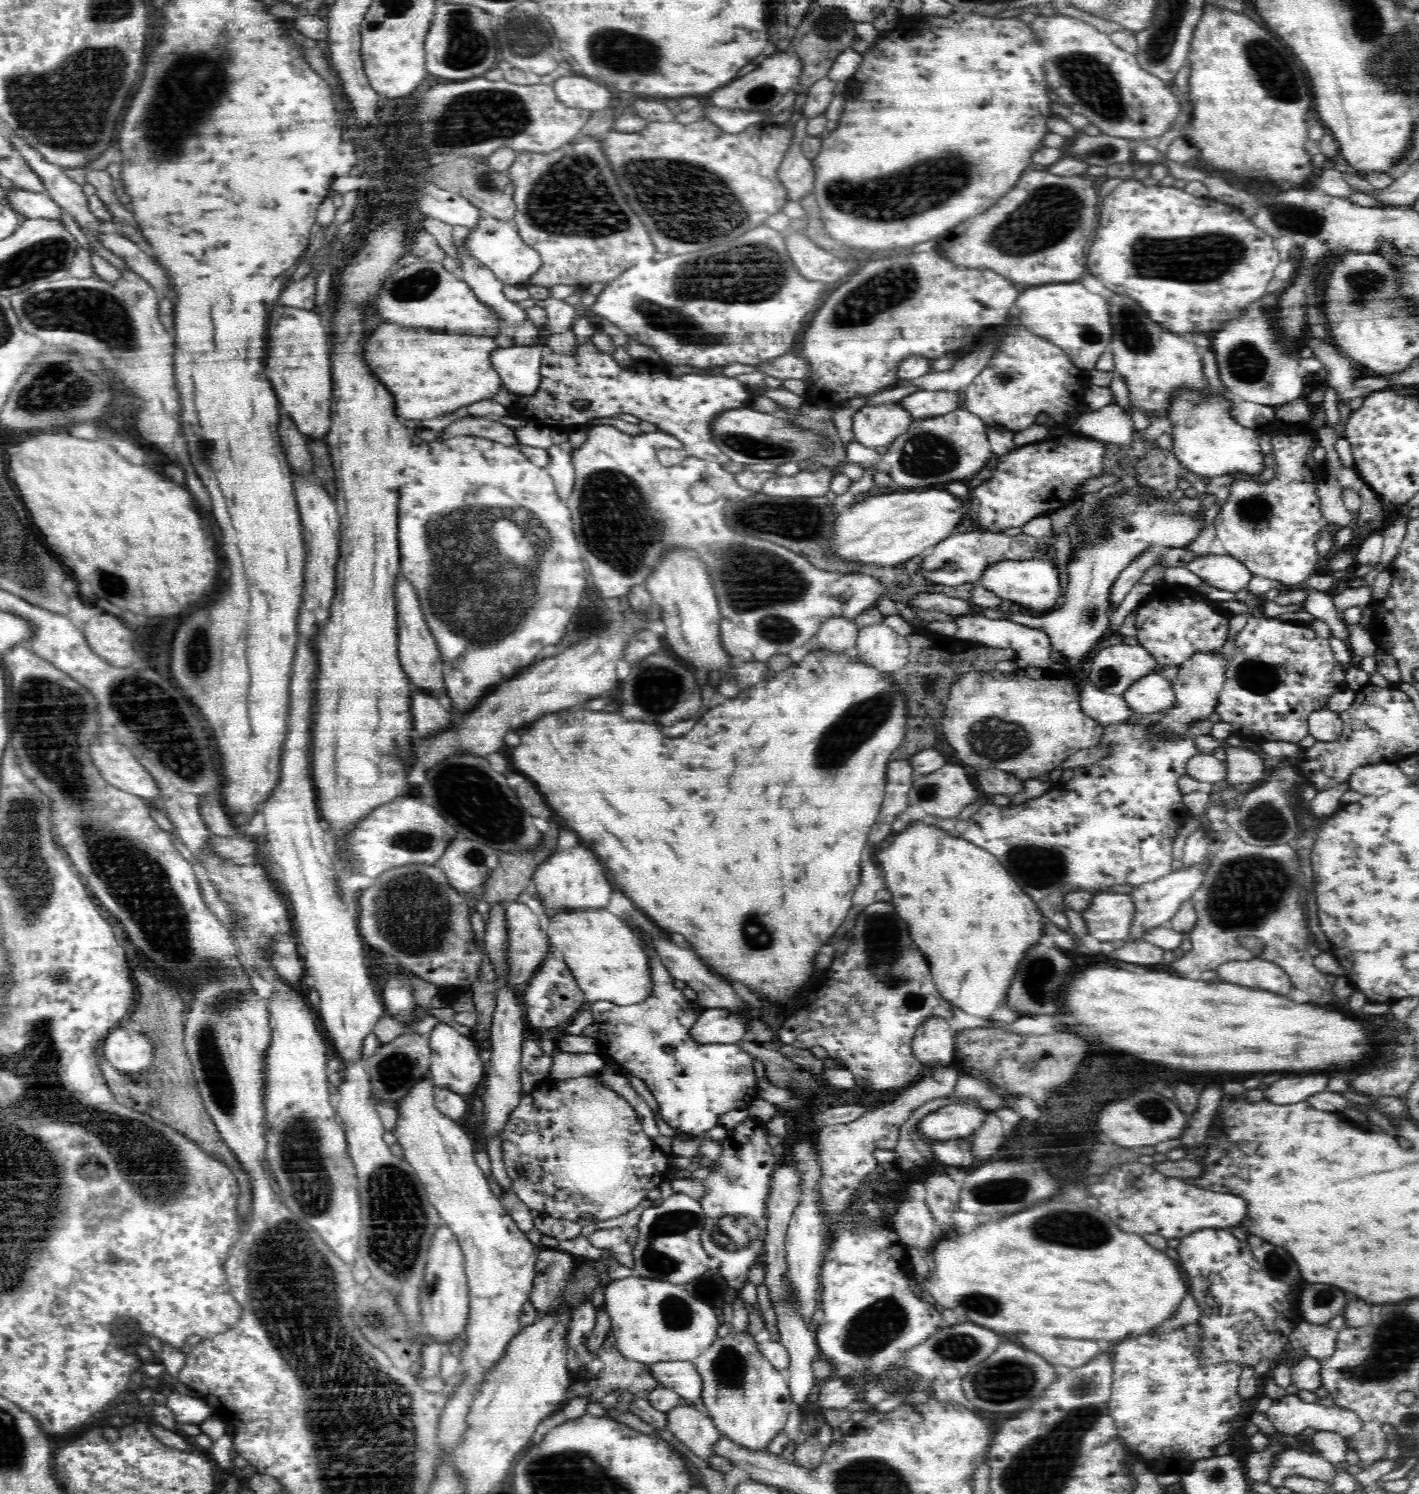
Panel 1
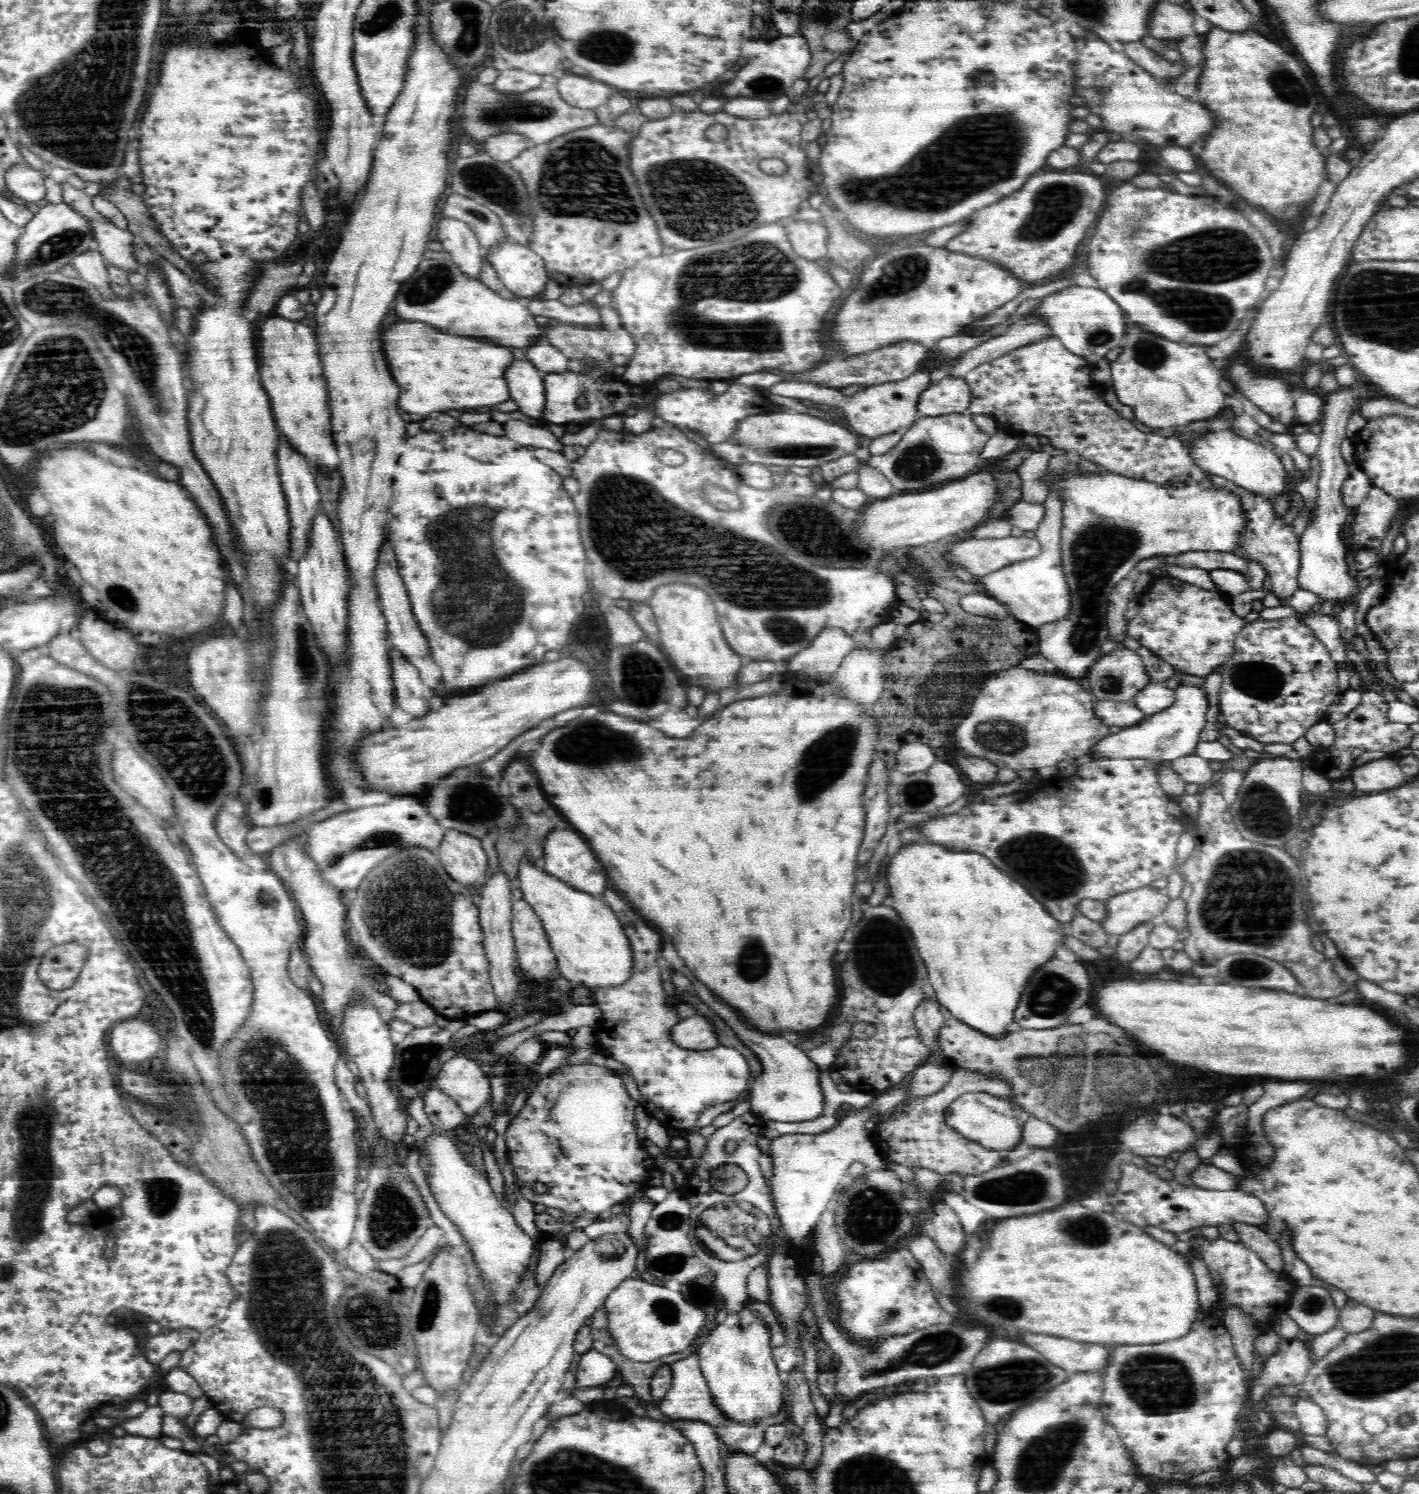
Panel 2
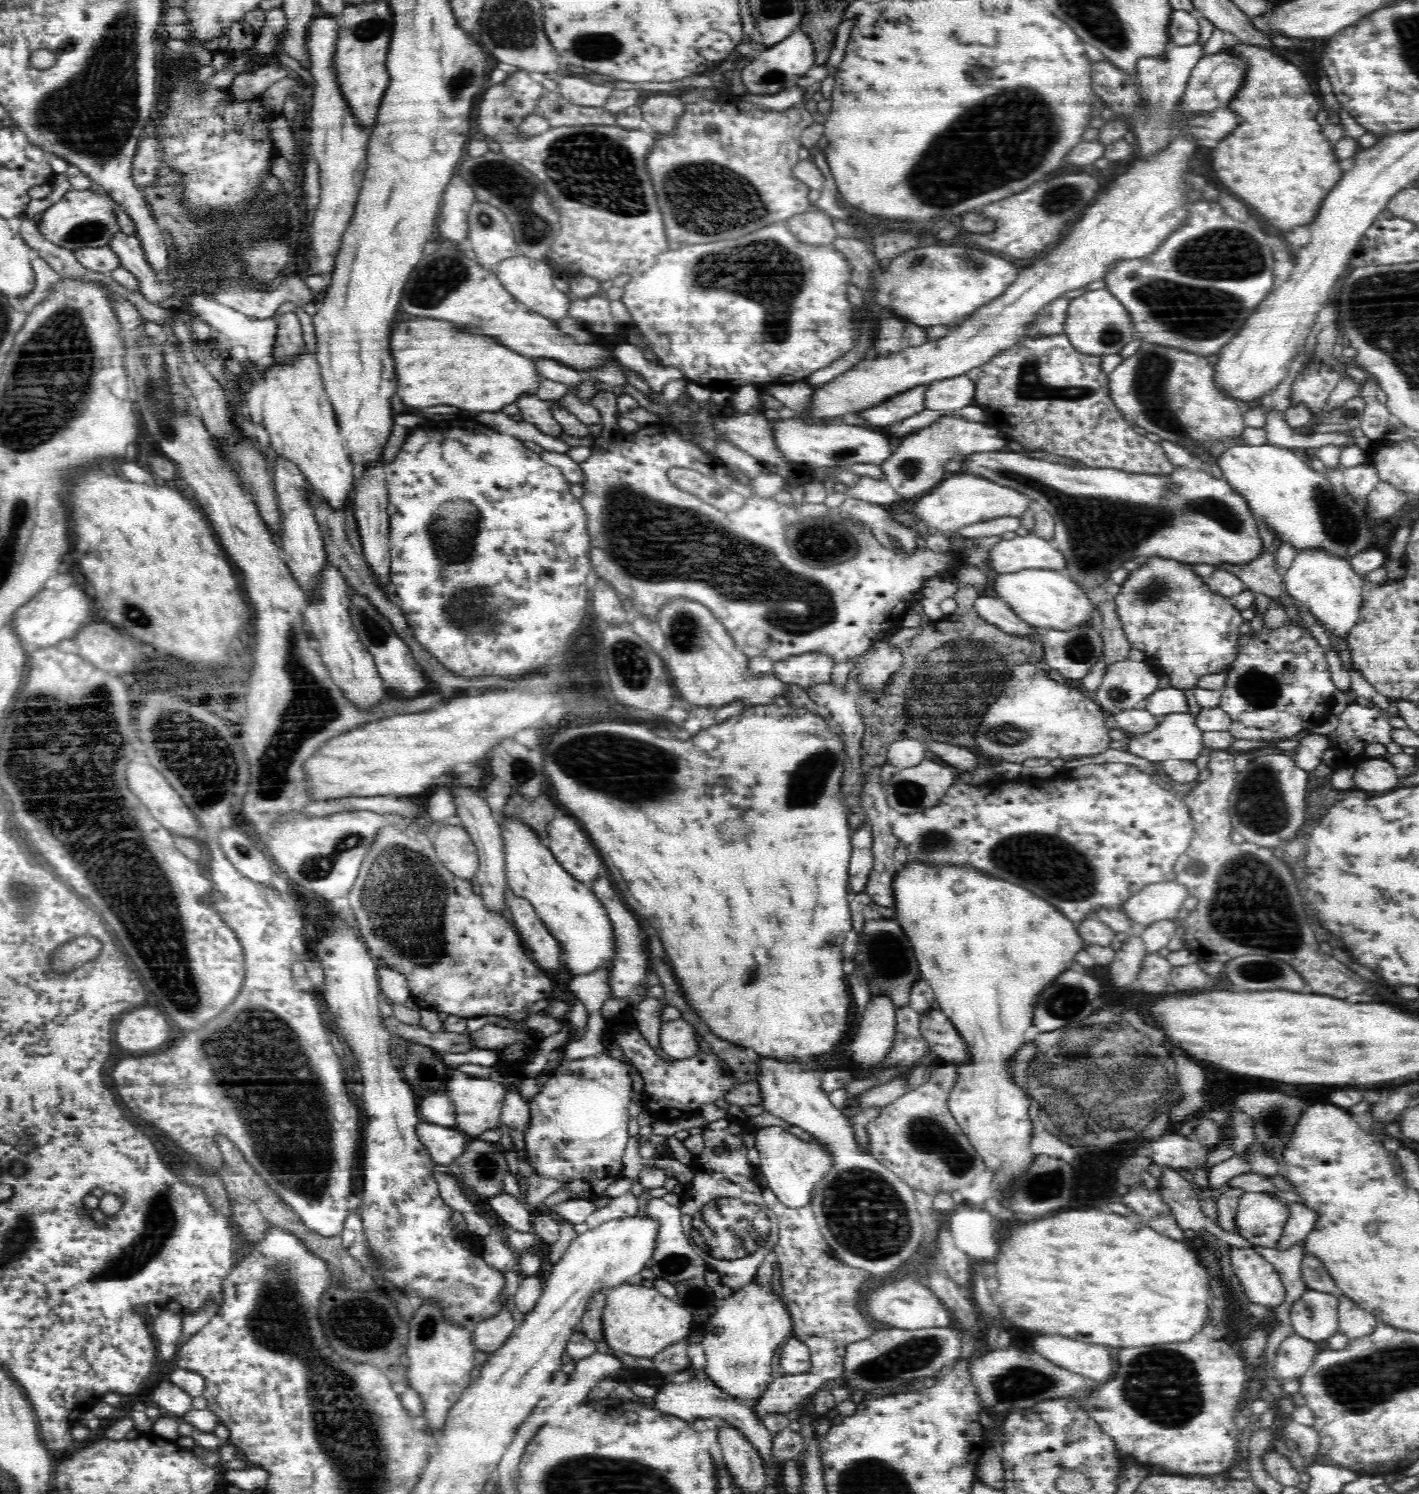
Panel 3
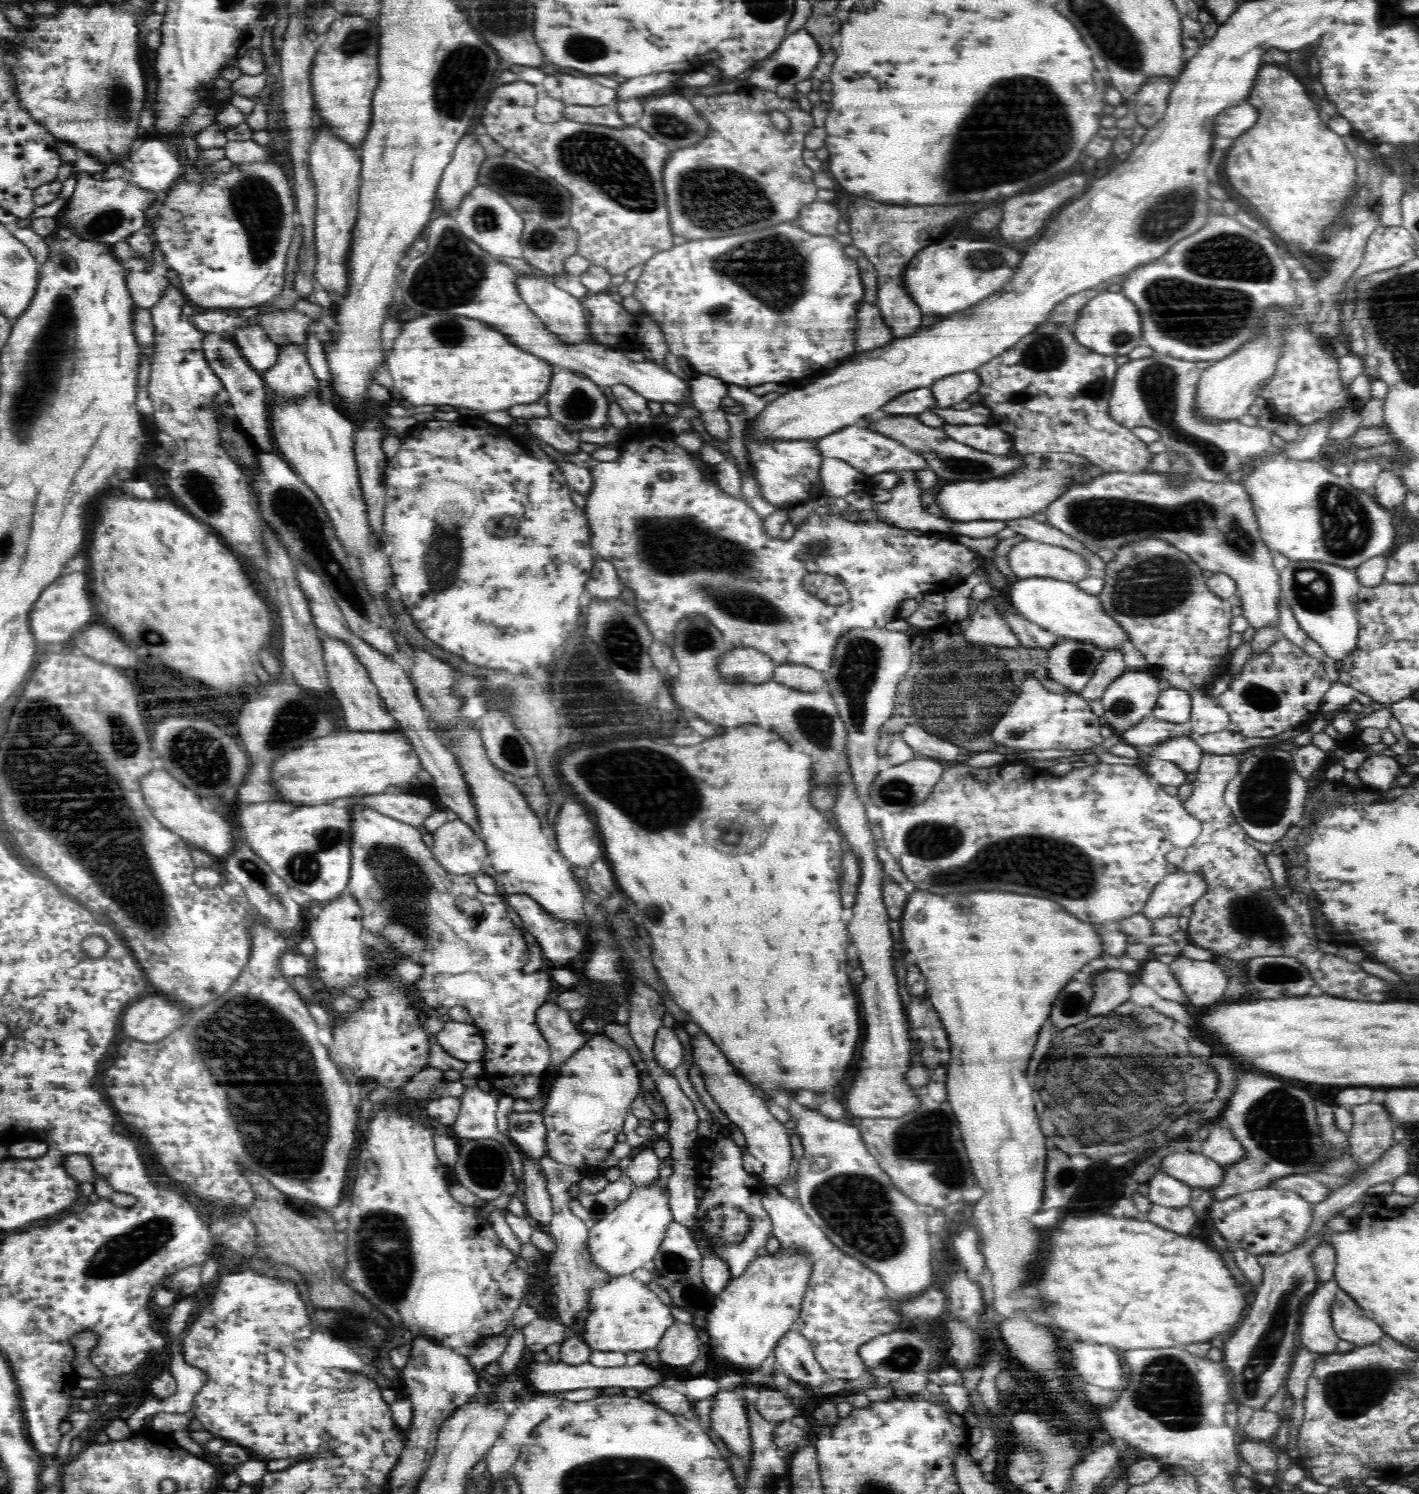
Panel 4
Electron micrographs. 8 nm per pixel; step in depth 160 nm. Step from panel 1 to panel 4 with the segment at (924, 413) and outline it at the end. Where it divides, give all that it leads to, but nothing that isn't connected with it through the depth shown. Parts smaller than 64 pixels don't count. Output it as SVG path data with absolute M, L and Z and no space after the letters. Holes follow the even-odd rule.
M968 370L944 376L944 378L934 381L930 387L935 395L936 406L951 408L958 402L966 400L970 394L978 390L980 385L979 374Z

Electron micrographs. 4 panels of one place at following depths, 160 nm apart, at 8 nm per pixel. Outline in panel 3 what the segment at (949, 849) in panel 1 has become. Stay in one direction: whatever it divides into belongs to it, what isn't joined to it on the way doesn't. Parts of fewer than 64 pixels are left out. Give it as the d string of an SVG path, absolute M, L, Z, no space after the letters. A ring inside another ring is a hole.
M920 861L906 862L903 867L896 872L892 881L895 895L896 917L904 932L908 934L908 940L912 943L914 953L919 964L919 969L922 978L928 981L928 984L933 988L935 996L935 1005L949 1018L956 1032L961 1036L964 1044L968 1045L968 1062L960 1064L956 1067L956 1084L952 1088L949 1096L949 1111L955 1118L955 1121L960 1125L963 1133L968 1137L970 1143L976 1153L980 1155L984 1165L992 1170L998 1170L998 1182L1000 1184L1010 1184L1014 1178L1018 1176L1010 1176L1010 1174L1022 1174L1032 1164L1034 1154L1031 1151L1031 1138L1034 1136L1034 1126L1030 1117L1028 1117L1028 1106L1030 1106L1031 1098L1024 1094L1022 1087L1016 1086L1014 1079L1014 1071L1009 1066L1014 1064L1014 1056L1022 1046L1026 1043L1026 1030L1032 1026L1032 1009L1036 995L1048 986L1054 978L1070 969L1074 956L1080 950L1086 950L1085 942L1080 938L1076 930L1077 922L1068 920L1064 914L1060 914L1057 908L1052 904L1044 902L1038 896L1032 896L1032 892L1020 888L1020 886L1012 886L1012 882L1006 880L998 880L998 878L988 878L986 874L976 874L976 869L972 868L956 868L956 865L924 865Z

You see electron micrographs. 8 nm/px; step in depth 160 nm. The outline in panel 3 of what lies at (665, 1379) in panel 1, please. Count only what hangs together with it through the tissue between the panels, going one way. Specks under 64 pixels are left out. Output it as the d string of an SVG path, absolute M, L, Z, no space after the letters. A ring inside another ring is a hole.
M690 1372L678 1377L676 1380L670 1380L670 1382L672 1384L665 1384L654 1396L653 1400L656 1410L666 1414L673 1414L689 1422L697 1418L718 1416L732 1428L737 1428L755 1446L762 1460L764 1460L764 1464L771 1458L774 1458L771 1451L774 1436L764 1426L762 1419L755 1415L752 1407L720 1391L710 1380L704 1380L704 1378L700 1380L700 1378L696 1378ZM678 1380L680 1380L680 1384L674 1384Z

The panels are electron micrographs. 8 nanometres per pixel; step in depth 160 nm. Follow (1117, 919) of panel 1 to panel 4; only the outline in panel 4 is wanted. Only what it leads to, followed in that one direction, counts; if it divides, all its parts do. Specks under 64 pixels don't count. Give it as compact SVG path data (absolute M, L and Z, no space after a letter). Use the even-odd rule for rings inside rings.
M1195 871L1168 873L1152 892L1142 914L1156 919L1166 915L1179 915L1185 906L1193 906L1206 896L1209 888L1203 874Z

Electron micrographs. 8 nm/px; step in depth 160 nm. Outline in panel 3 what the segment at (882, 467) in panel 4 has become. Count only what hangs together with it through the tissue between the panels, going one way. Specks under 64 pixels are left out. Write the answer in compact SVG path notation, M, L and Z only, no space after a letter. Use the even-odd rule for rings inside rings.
M784 418L770 420L774 426L775 446L784 458L792 462L798 462L803 466L818 468L821 466L849 467L851 464L868 464L876 463L880 466L892 453L895 452L899 441L894 440L890 446L890 440L886 436L882 436L881 429L871 427L860 428L858 425L848 425L846 423L820 424L820 422L802 421L800 418Z

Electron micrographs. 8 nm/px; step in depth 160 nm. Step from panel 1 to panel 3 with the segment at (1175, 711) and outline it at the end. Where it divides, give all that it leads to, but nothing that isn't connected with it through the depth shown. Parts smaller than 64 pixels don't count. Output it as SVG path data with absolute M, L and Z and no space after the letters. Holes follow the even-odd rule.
M1175 712L1161 717L1161 721L1154 730L1141 735L1128 736L1126 750L1139 758L1146 758L1159 764L1169 759L1195 761L1205 747L1202 734L1202 730L1196 726L1192 713Z

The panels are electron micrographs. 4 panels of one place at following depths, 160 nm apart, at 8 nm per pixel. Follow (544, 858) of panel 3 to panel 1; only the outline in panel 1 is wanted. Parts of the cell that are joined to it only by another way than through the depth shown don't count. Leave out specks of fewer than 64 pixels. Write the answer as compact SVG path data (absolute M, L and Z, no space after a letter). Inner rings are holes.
M588 908L588 910L560 910L548 917L549 925L547 934L552 948L561 955L564 964L572 971L580 990L584 993L584 1002L572 1014L572 1020L585 1006L600 1000L609 1000L618 1006L628 1006L629 1003L644 1002L652 990L652 977L649 976L648 953L645 952L644 942L636 938L630 926L622 918L618 918L607 909Z

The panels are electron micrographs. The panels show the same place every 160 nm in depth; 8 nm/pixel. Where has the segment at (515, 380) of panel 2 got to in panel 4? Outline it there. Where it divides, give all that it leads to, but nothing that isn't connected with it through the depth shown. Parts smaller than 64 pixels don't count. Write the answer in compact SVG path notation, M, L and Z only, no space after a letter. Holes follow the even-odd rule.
M550 417L530 418L528 428L530 428L532 435L544 440L546 444L550 444L562 454L580 451L581 440L578 433L571 433L566 430L560 421Z

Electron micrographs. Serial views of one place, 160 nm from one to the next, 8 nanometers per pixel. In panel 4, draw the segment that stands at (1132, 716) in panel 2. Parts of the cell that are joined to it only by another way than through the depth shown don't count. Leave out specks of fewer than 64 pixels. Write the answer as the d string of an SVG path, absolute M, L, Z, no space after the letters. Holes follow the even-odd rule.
M1150 716L1140 721L1130 729L1126 729L1122 734L1126 743L1132 746L1152 746L1159 745L1160 742L1171 739L1175 736L1182 737L1188 735L1193 739L1188 723L1173 723L1157 719Z

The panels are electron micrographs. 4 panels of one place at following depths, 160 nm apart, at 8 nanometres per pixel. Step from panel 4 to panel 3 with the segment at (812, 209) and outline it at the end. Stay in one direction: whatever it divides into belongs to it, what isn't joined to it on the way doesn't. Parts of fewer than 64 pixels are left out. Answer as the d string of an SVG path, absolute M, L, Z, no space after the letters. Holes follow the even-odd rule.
M812 209L792 216L788 220L788 228L800 242L814 246L831 244L834 238L838 236L828 214L826 212L818 213Z

